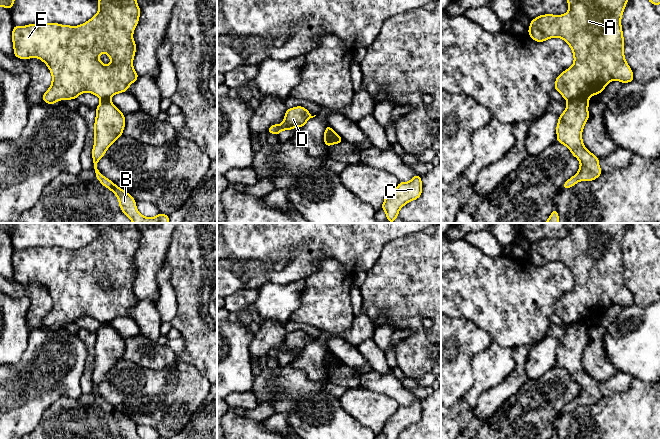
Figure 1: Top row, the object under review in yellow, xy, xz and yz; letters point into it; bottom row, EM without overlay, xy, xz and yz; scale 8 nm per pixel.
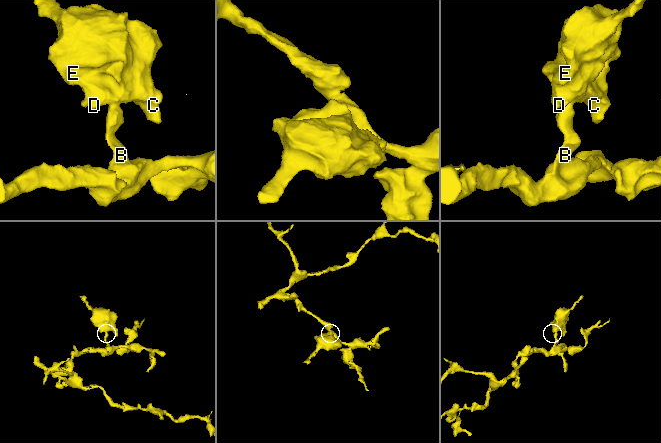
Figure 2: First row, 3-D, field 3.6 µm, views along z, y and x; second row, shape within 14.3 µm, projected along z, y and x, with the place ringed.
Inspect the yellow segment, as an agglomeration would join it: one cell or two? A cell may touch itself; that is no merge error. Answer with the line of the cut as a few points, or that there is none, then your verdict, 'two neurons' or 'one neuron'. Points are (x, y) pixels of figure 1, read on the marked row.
cut in yz along (587, 98), (573, 98), (568, 101); two neurons

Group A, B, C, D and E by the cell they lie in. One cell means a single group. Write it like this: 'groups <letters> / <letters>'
groups A C D E / B

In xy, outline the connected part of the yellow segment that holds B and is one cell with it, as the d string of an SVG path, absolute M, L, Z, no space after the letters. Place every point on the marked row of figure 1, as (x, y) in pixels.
M110 99L101 100L96 107L94 146L92 149L92 169L95 171L96 179L116 195L121 211L133 223L169 223L169 215L163 213L151 218L141 215L136 208L135 199L111 180L104 177L97 168L98 161L105 155L109 146L122 136L124 127L125 115L119 111Z

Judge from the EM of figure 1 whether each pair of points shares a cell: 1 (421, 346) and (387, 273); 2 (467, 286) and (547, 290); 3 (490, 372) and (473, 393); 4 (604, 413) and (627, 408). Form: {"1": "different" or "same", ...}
{"1": "same", "2": "same", "3": "same", "4": "same"}

